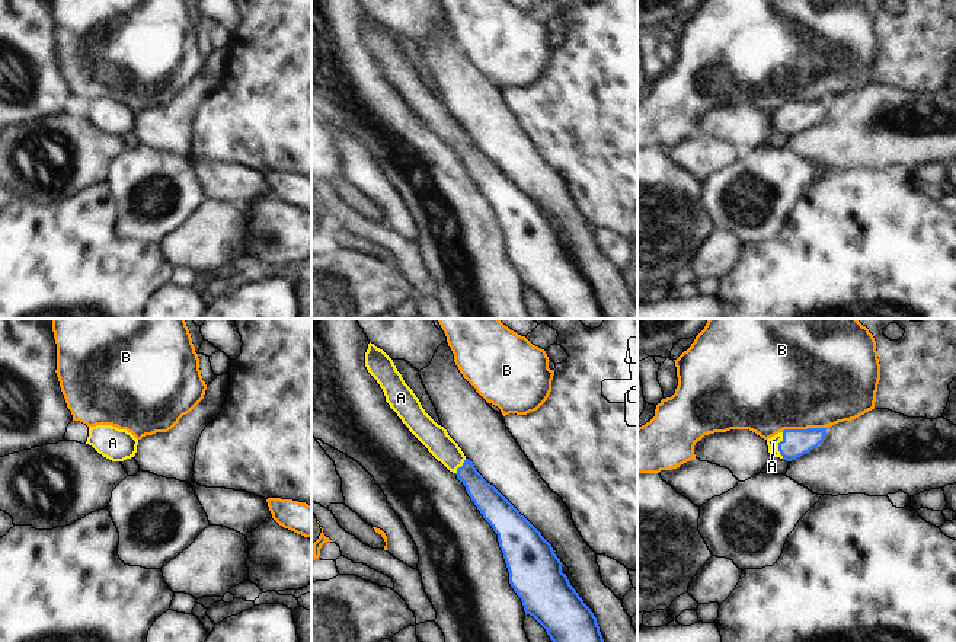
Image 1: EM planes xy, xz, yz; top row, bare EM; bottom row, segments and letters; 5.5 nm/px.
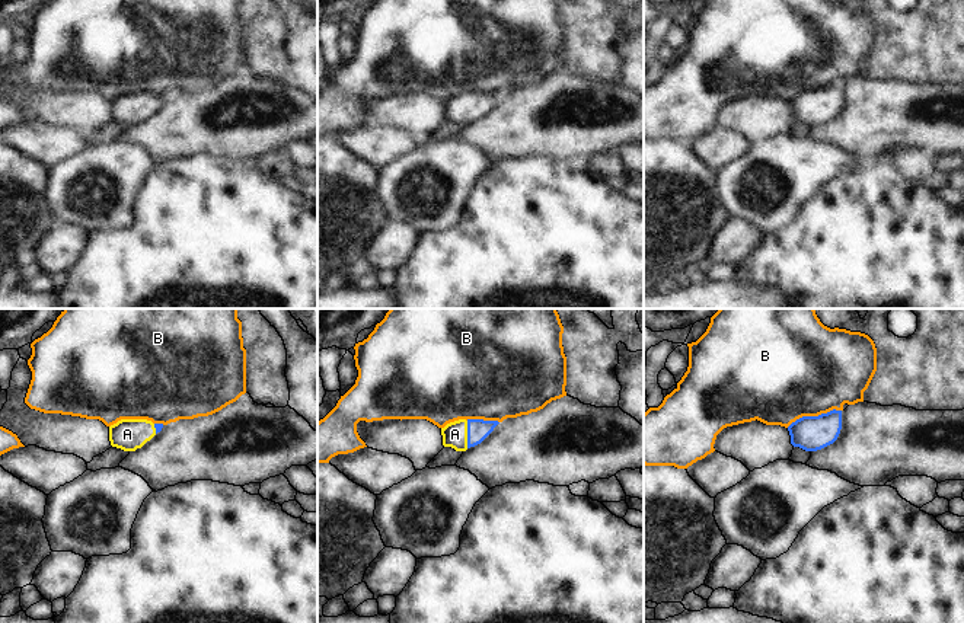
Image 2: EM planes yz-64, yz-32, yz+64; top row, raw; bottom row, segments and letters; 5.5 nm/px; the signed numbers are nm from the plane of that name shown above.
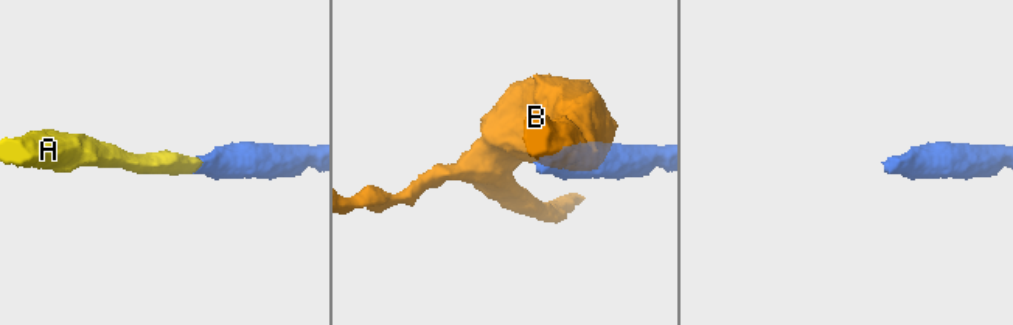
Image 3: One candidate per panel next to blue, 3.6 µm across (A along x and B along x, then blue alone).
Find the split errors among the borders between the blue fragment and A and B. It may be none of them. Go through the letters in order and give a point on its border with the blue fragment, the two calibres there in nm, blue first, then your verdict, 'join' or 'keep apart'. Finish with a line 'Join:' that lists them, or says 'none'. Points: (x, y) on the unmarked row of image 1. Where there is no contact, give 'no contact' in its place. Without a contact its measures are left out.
A: yz (779, 120) | 150/60 nm | join
B: yz (803, 104) | 150/480 nm | keep apart
Join: A

